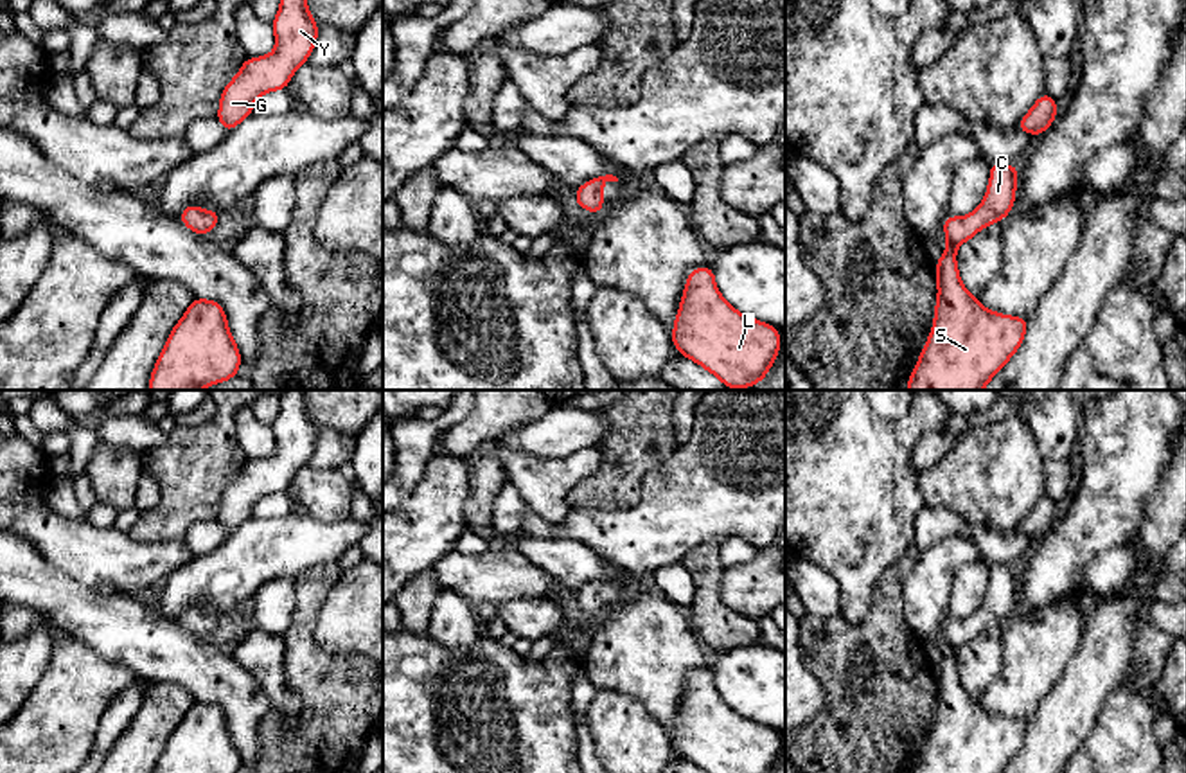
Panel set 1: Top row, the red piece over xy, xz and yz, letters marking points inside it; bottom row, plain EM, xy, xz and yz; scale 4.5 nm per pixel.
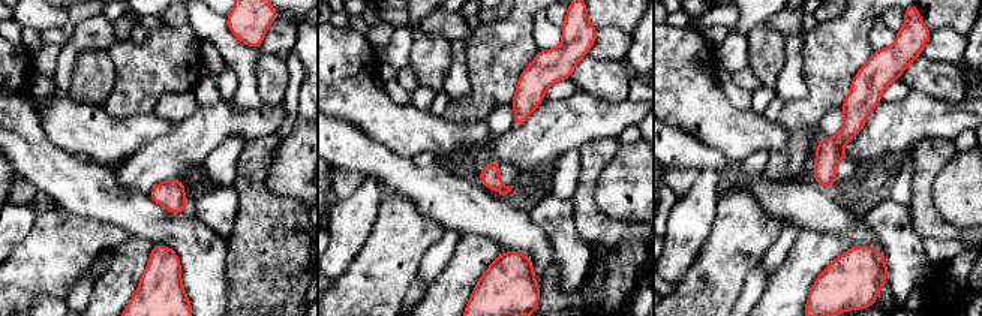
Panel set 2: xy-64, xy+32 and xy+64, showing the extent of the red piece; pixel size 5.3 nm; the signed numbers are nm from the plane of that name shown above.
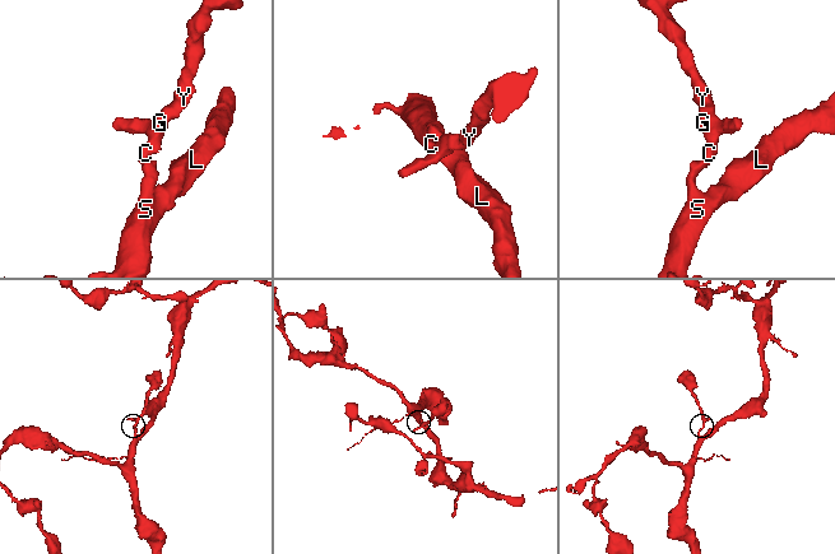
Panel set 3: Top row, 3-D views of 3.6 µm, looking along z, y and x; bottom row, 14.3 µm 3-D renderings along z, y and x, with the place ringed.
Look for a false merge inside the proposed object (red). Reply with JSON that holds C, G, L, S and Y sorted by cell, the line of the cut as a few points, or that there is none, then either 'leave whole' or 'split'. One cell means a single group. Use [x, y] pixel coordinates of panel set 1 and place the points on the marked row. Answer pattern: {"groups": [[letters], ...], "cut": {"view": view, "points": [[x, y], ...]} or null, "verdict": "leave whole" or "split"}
{"groups": [["C", "G", "L", "S", "Y"]], "cut": null, "verdict": "leave whole"}

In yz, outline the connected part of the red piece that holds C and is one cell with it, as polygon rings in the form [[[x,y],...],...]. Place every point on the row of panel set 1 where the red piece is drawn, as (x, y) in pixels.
[[[992,162],[990,183],[983,203],[969,216],[947,216],[943,219],[947,248],[936,261],[938,300],[934,324],[906,390],[983,390],[1021,347],[1028,318],[985,309],[976,297],[963,288],[956,266],[956,250],[961,243],[974,237],[985,225],[996,225],[1010,214],[1015,203],[1017,173],[1019,165]]]

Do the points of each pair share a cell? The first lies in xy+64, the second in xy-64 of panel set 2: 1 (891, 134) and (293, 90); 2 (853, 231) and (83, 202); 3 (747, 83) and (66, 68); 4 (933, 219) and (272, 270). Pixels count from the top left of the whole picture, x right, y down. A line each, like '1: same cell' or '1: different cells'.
1: different cells
2: same cell
3: same cell
4: same cell

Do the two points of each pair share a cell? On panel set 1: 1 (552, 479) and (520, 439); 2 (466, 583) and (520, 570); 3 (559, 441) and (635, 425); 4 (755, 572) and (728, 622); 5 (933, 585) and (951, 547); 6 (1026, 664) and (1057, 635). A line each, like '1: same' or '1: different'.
1: different
2: same
3: different
4: different
5: same
6: same

